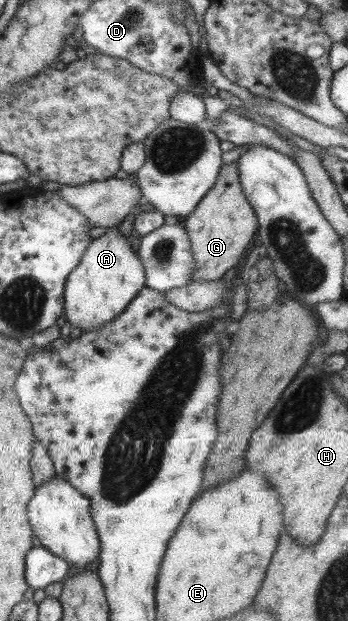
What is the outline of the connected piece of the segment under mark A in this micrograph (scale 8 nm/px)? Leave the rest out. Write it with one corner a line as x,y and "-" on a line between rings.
107,228
85,248
64,284
63,313
71,328
89,331
119,315
144,286
143,264
118,228

